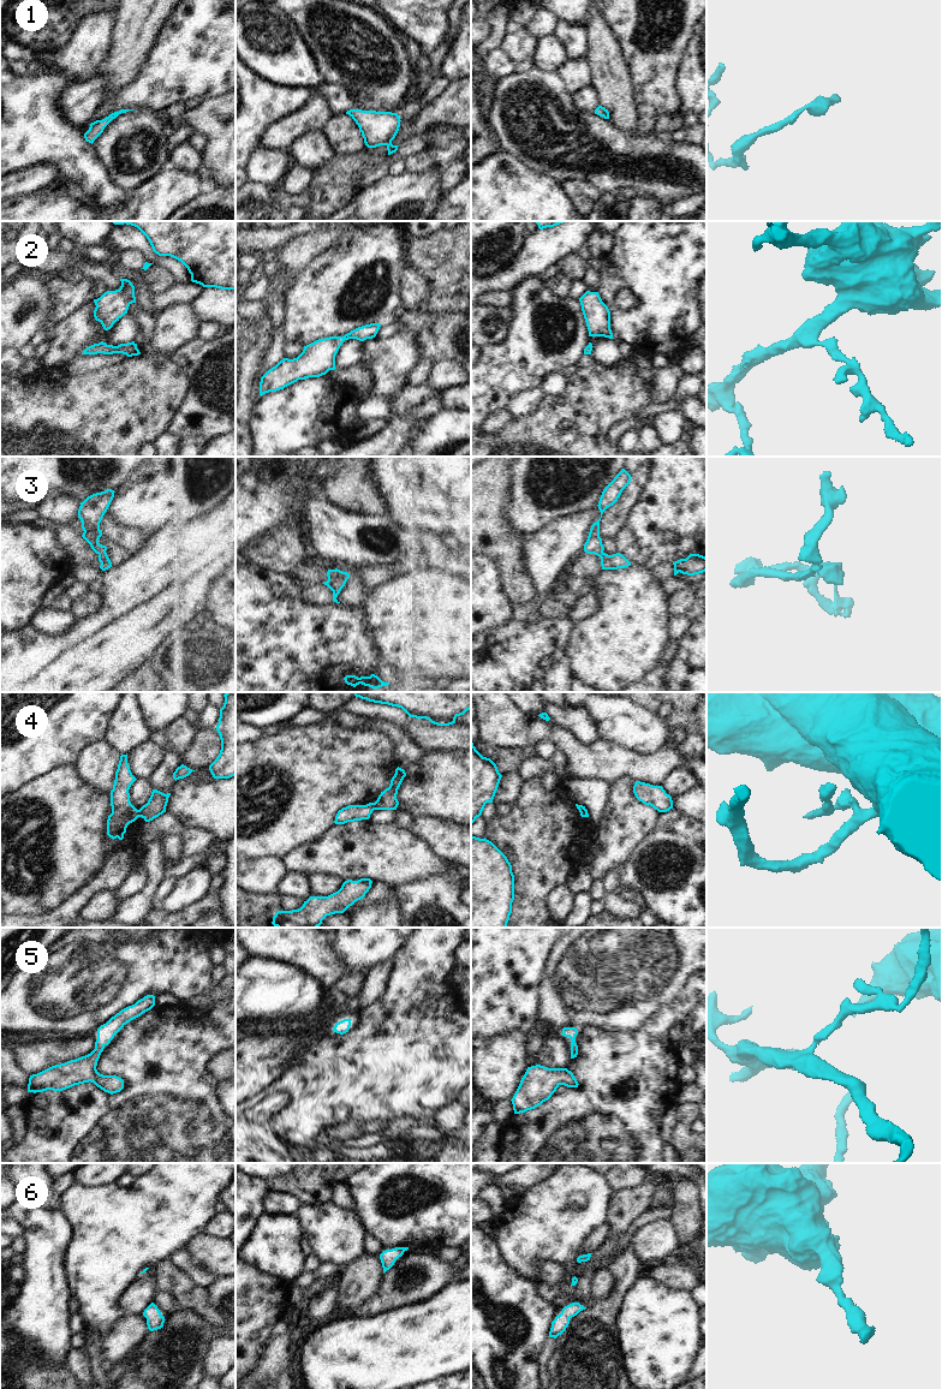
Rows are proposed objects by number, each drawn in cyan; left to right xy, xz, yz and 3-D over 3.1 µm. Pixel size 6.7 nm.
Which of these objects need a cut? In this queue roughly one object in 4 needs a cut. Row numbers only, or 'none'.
4

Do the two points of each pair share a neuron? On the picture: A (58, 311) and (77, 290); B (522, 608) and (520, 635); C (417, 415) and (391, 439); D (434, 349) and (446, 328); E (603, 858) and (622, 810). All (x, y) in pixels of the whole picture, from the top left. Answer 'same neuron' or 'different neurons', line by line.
A: same neuron
B: different neurons
C: same neuron
D: same neuron
E: same neuron

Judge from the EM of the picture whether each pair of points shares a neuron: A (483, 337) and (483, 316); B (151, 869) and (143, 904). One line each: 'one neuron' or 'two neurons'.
A: one neuron
B: one neuron

